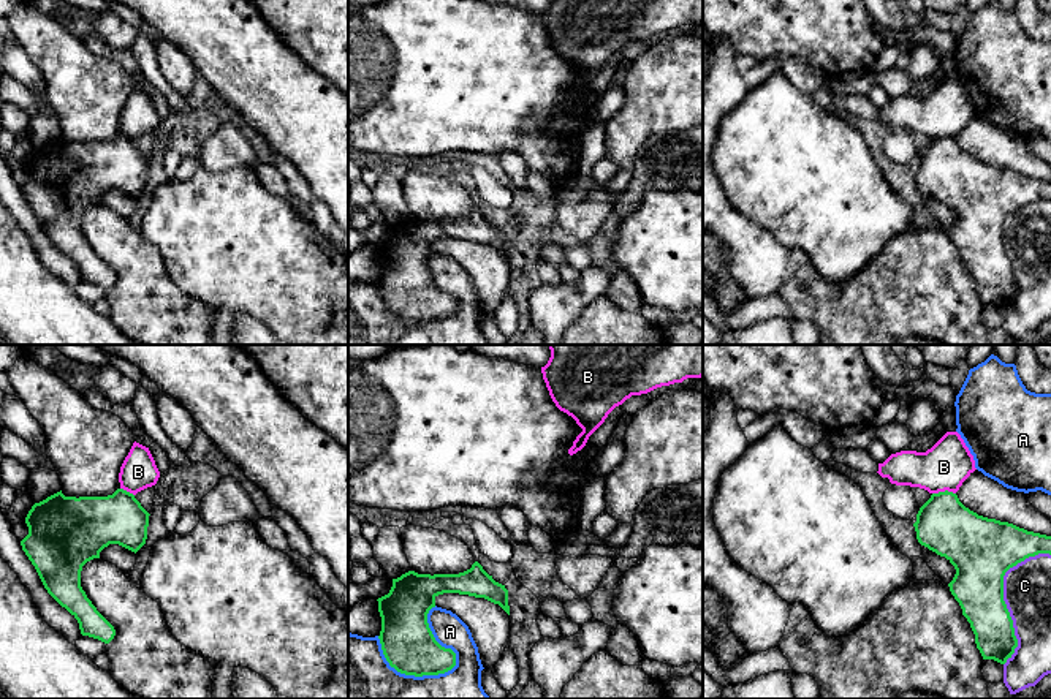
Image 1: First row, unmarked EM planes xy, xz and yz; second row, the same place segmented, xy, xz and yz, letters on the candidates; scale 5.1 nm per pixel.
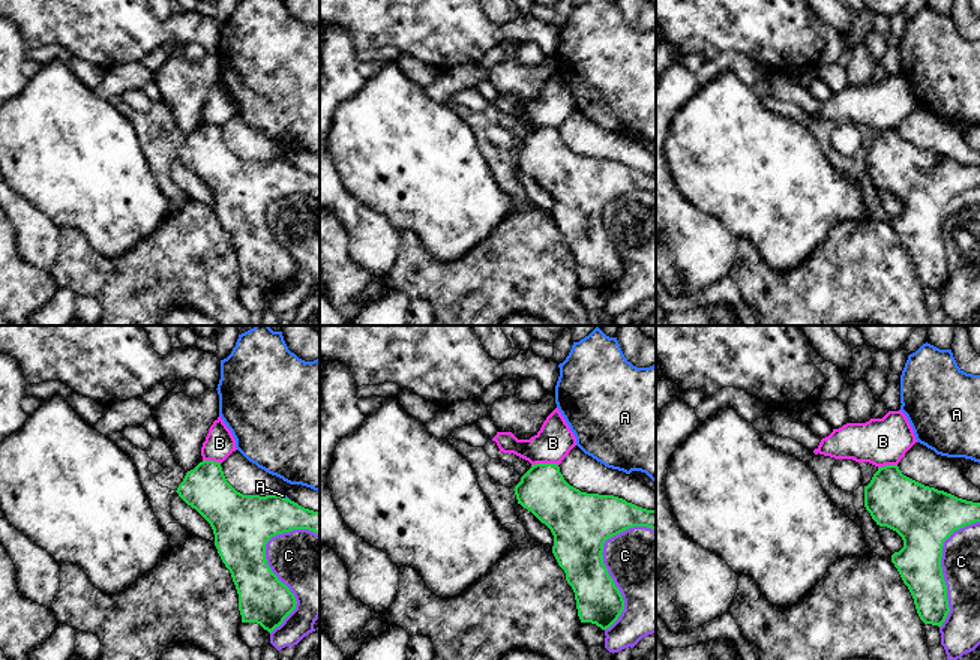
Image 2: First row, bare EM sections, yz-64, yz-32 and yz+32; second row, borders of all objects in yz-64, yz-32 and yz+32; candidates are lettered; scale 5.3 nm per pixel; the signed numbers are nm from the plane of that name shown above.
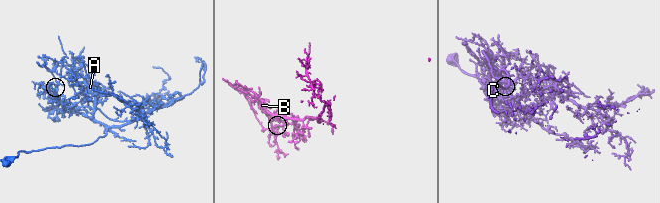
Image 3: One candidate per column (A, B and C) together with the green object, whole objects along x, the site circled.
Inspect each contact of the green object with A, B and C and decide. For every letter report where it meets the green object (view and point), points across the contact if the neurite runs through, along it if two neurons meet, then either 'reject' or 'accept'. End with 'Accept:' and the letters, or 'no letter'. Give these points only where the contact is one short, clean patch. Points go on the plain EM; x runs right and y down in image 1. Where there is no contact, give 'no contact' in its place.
A: meets green in xz at (455, 307); reject
B: meets green in yz at (945, 136); border along yz (955, 138), (933, 139); reject
C: meets green in yz at (1002, 244); reject
Accept: no letter

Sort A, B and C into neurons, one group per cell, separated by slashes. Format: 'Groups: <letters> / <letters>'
Groups: A / B / C

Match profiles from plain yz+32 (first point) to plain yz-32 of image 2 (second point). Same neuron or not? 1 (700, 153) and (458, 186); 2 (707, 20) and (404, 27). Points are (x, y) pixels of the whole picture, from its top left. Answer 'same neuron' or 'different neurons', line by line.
1: same neuron
2: same neuron

